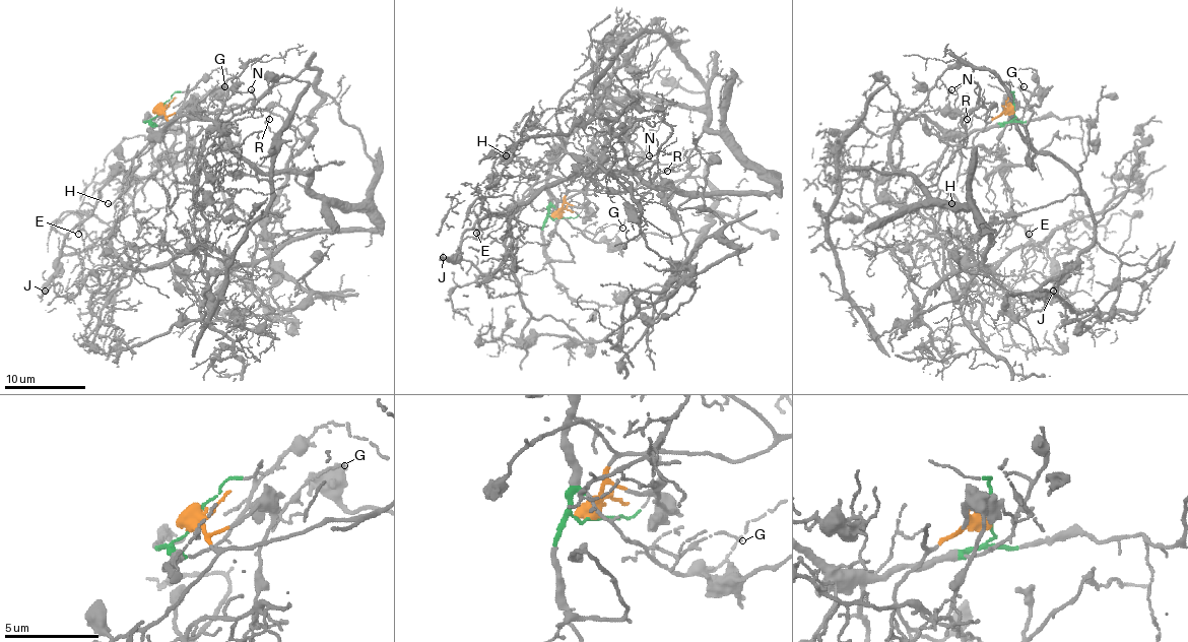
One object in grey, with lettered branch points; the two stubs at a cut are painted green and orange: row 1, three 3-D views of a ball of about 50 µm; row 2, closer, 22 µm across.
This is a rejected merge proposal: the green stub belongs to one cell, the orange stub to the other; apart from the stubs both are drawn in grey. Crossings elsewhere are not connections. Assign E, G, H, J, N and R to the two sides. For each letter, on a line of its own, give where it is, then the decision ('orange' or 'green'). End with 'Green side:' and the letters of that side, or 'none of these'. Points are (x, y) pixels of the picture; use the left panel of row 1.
E: at (78, 234); orange
G: at (224, 86); green
H: at (108, 203); green
J: at (45, 291); orange
N: at (251, 89); green
R: at (269, 119); green
Green side: G, H, N, R

